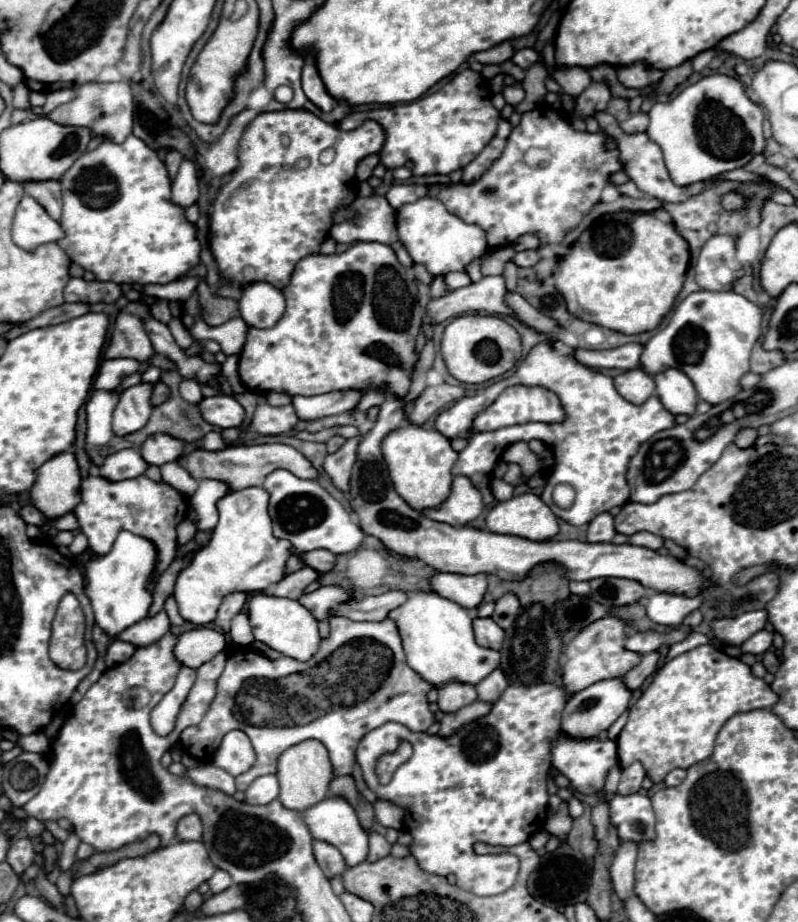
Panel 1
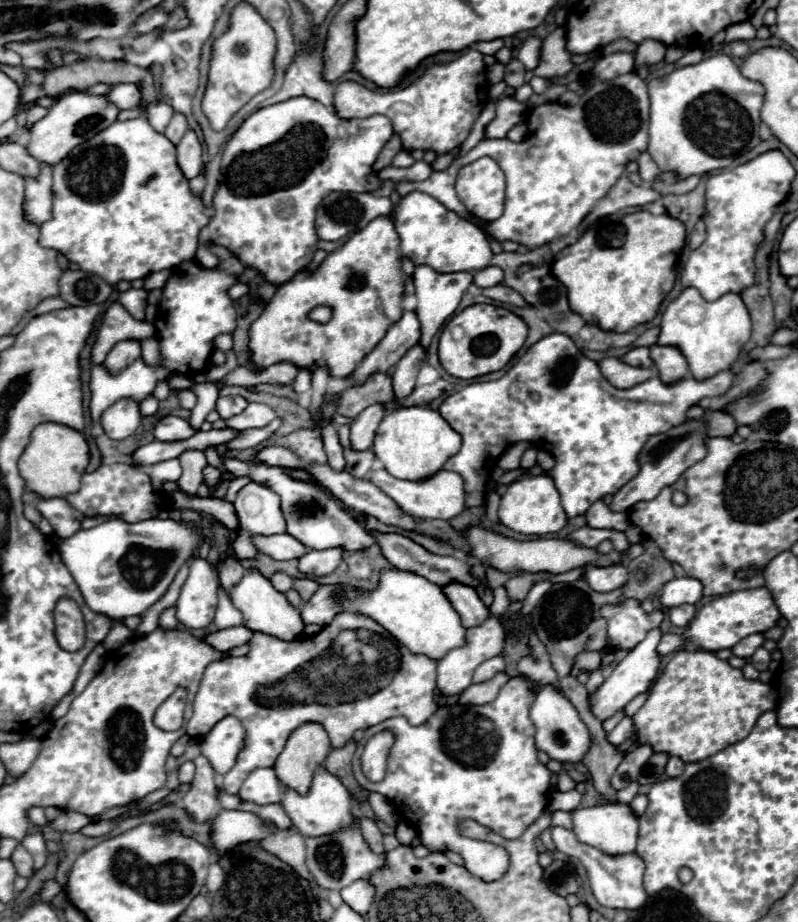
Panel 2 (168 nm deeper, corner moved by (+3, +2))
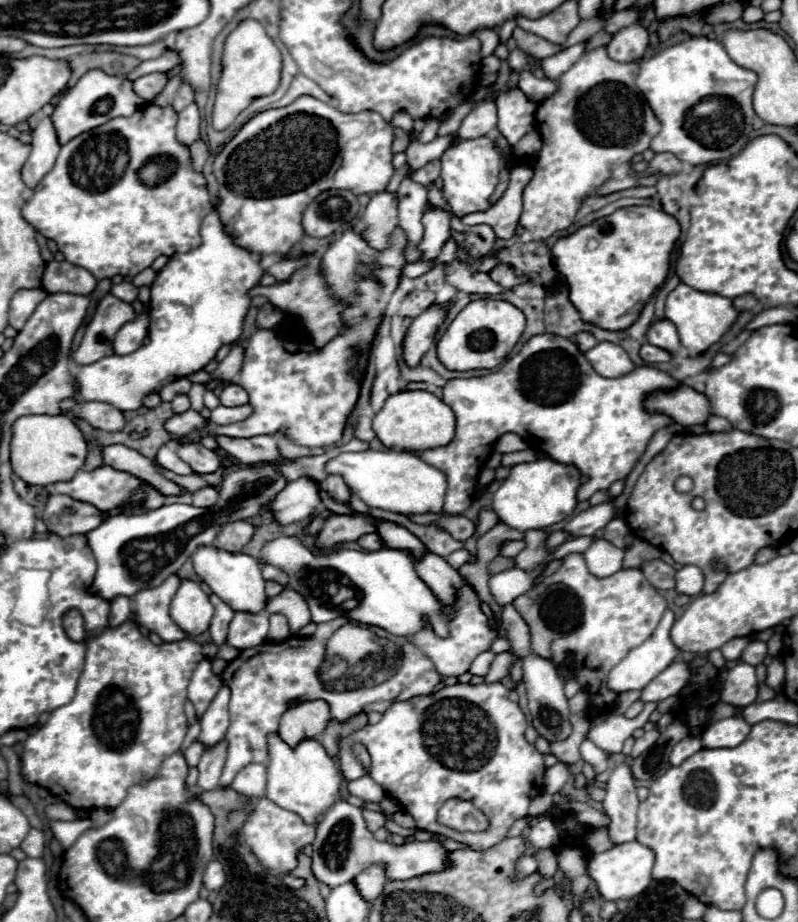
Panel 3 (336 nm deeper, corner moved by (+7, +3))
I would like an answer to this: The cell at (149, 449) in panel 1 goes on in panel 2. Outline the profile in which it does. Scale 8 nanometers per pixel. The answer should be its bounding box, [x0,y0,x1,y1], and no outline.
[154,415,196,441]

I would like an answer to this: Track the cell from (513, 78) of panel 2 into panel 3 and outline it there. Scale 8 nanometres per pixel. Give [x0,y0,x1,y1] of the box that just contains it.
[508,50,528,72]

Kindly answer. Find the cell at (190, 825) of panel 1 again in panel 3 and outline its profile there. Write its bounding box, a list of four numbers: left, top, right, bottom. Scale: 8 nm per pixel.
[196,740,226,790]

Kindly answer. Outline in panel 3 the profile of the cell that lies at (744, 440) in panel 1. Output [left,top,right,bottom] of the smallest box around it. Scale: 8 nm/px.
[646,386,710,426]

